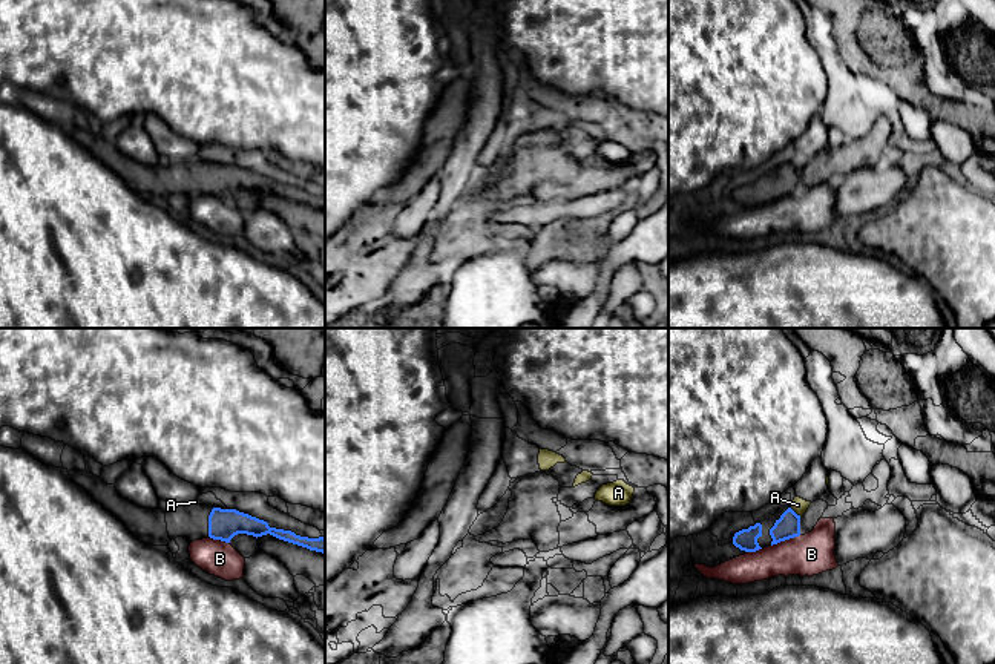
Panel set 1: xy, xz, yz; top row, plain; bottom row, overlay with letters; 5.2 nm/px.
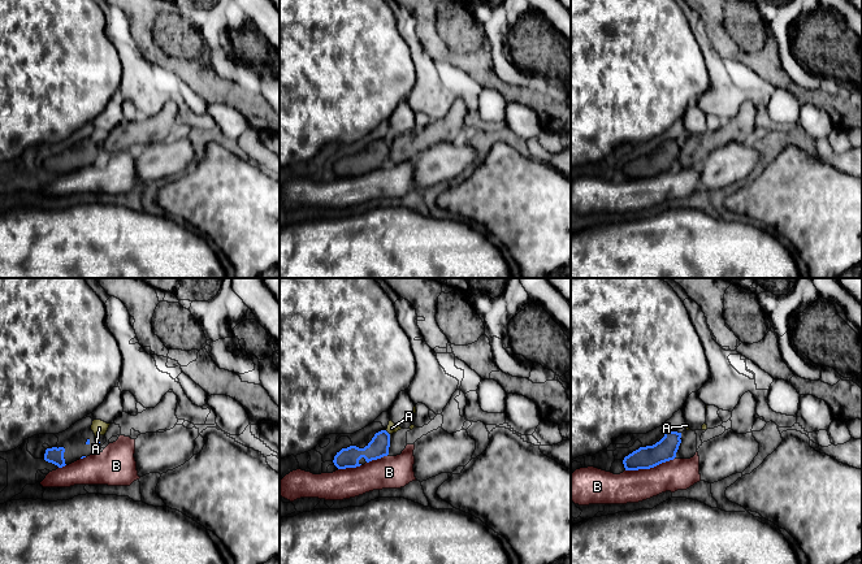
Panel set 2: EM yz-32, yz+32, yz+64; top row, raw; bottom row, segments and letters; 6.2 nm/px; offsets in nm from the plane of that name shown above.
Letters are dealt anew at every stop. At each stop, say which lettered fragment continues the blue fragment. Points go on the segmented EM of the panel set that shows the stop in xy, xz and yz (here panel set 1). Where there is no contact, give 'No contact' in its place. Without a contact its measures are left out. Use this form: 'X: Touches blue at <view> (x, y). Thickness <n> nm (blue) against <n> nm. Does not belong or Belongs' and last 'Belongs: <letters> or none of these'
A: Touches blue at yz (794, 512). Thickness 130 nm (blue) against 80 nm. Does not belong
B: Touches blue at yz (785, 539). Thickness 130 nm (blue) against 220 nm. Does not belong
Belongs: none of these

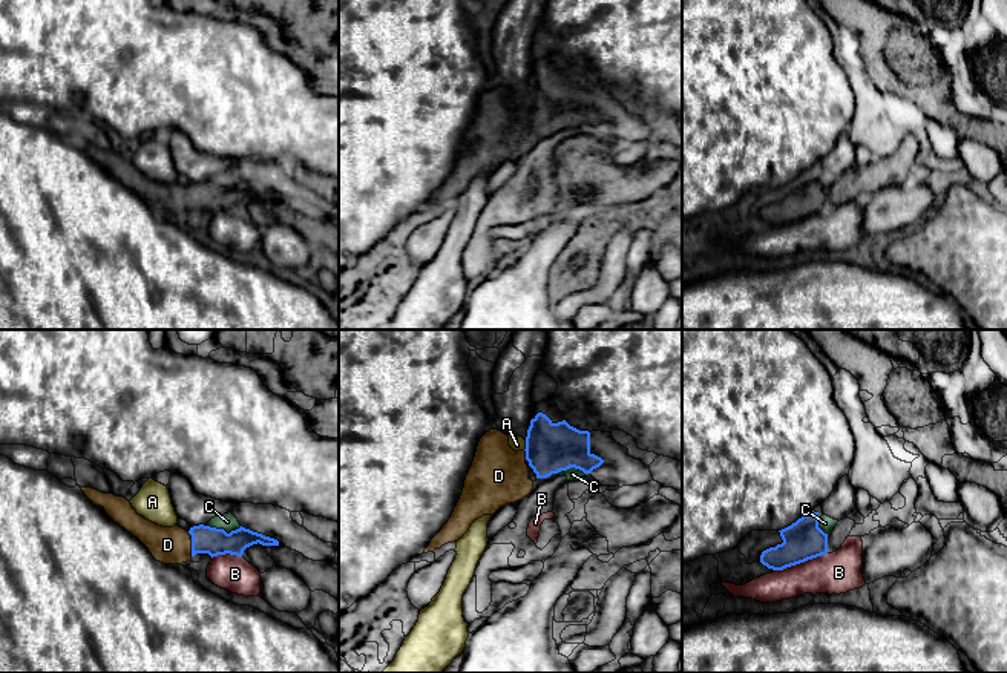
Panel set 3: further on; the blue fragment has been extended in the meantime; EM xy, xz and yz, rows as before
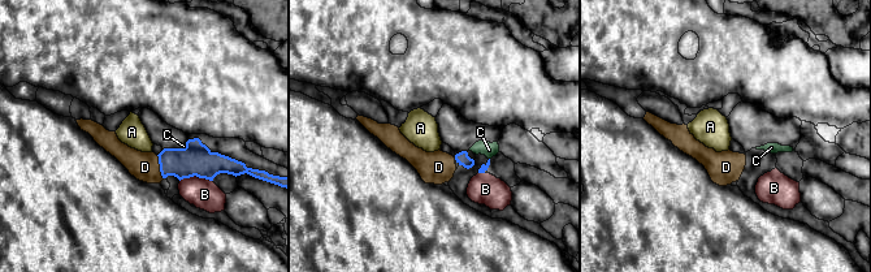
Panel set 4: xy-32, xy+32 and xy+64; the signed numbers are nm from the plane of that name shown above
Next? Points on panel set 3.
A: Touches blue at xz (526, 445). Thickness 260 nm (blue) against 60 nm. Does not belong
B: Touches blue at yz (800, 561). Thickness 220 nm (blue) against 220 nm. Does not belong
C: Touches blue at xy (223, 529). Thickness 140 nm (blue) against 90 nm. Does not belong
D: Touches blue at xy (192, 548). Thickness 140 nm (blue) against 190 nm. Belongs
Belongs: D

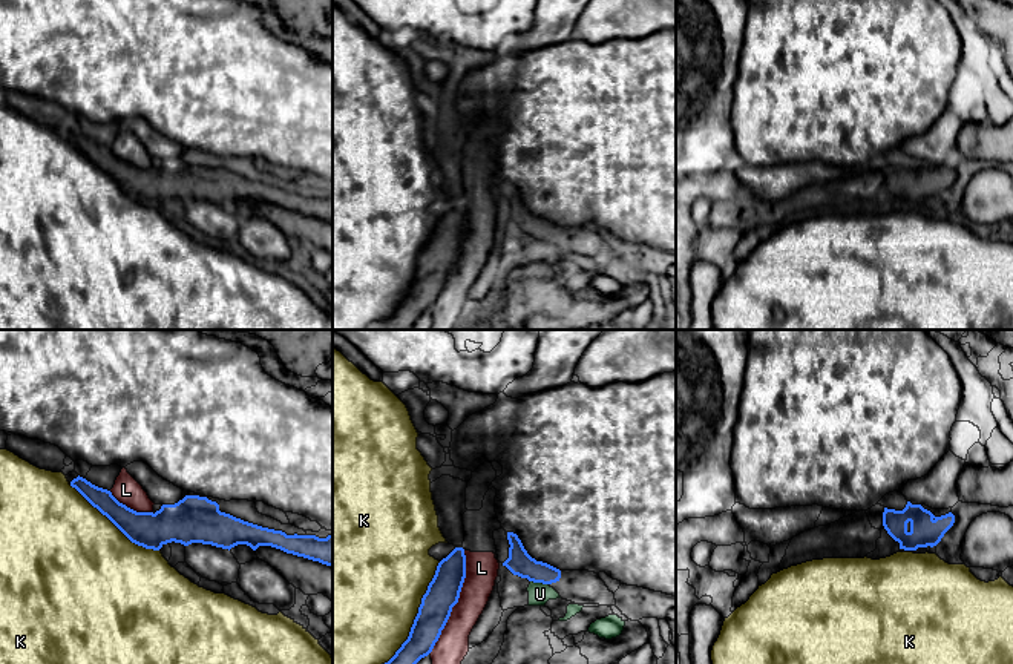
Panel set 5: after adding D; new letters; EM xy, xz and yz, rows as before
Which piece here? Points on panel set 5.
K: Touches blue at xz (417, 614). Thickness 170 nm (blue) against 500 nm. Does not belong
L: Touches blue at xz (457, 601). Thickness 170 nm (blue) against 180 nm. Does not belong
U: Touches blue at xz (540, 581). Thickness 130 nm (blue) against 110 nm. Does not belong
Belongs: none of these

